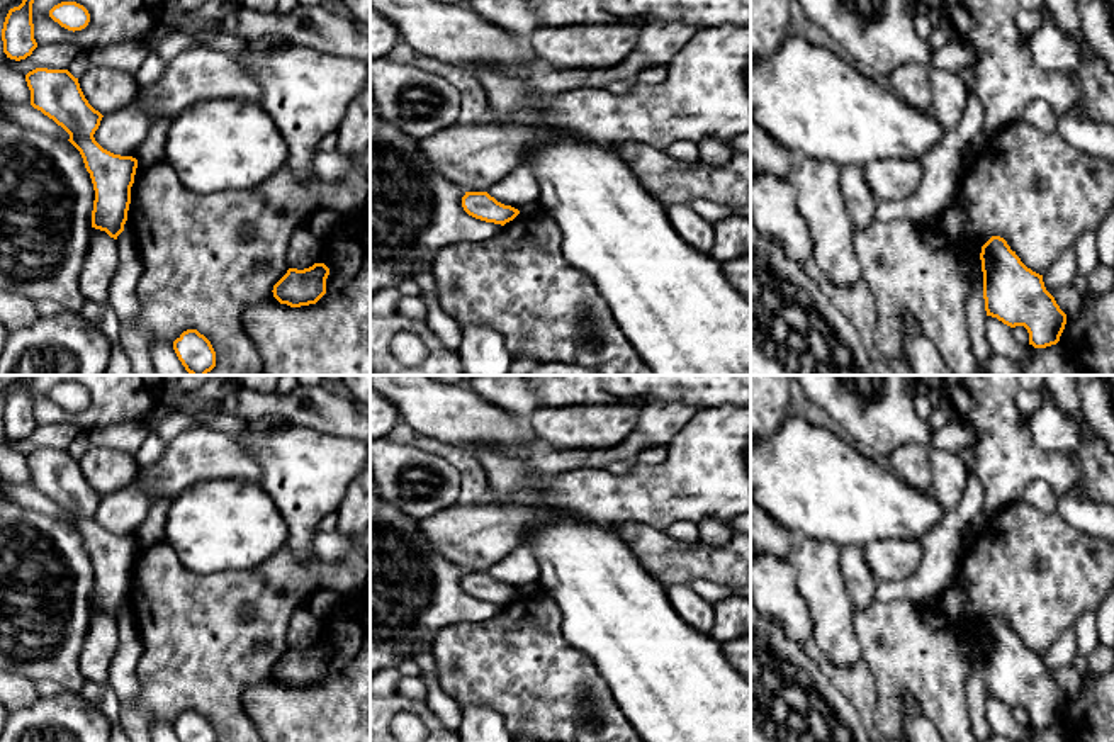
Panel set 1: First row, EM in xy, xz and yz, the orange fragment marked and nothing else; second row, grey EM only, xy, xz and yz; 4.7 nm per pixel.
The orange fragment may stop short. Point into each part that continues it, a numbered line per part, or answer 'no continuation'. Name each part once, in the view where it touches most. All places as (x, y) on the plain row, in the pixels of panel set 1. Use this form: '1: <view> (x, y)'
no continuation

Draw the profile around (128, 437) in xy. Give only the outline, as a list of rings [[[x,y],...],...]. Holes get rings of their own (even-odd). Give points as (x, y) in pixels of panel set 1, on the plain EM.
[[[127,421],[100,430],[80,431],[68,447],[68,452],[75,458],[80,458],[90,448],[105,447],[122,450],[136,457],[146,436],[148,428],[143,421]]]

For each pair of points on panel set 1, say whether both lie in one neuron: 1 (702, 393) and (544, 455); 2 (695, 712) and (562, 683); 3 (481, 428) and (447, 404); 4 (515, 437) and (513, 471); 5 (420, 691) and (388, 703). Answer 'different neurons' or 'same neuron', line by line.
1: different neurons
2: different neurons
3: same neuron
4: different neurons
5: different neurons

